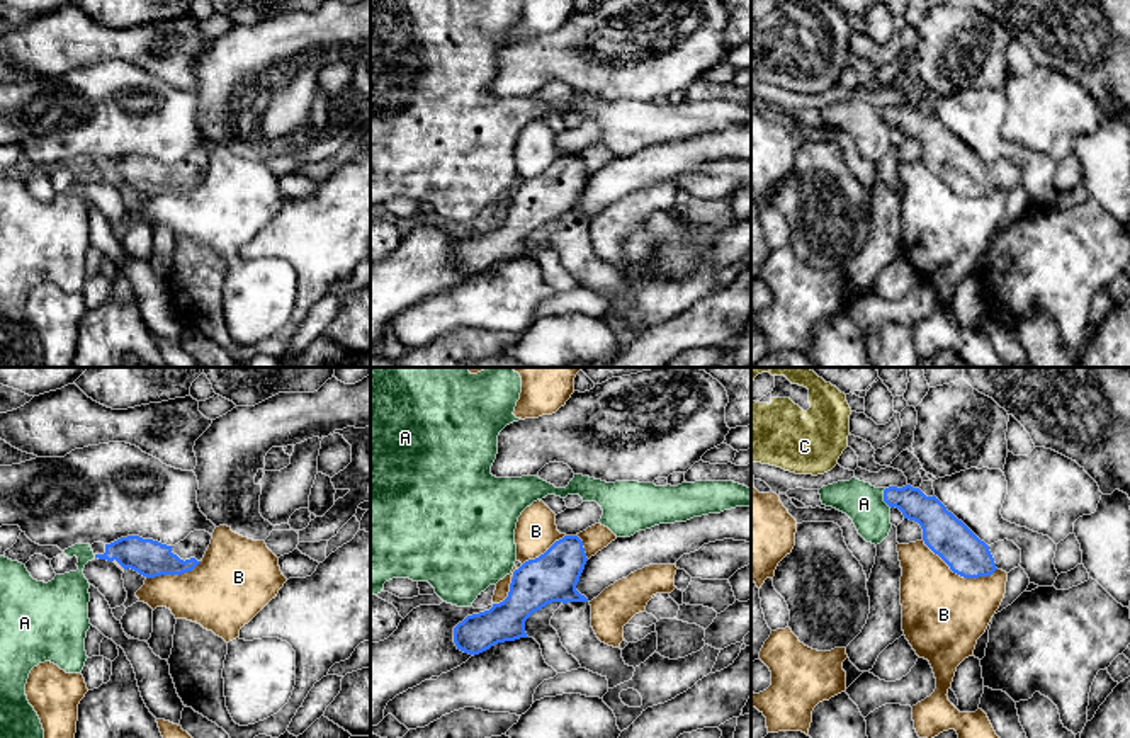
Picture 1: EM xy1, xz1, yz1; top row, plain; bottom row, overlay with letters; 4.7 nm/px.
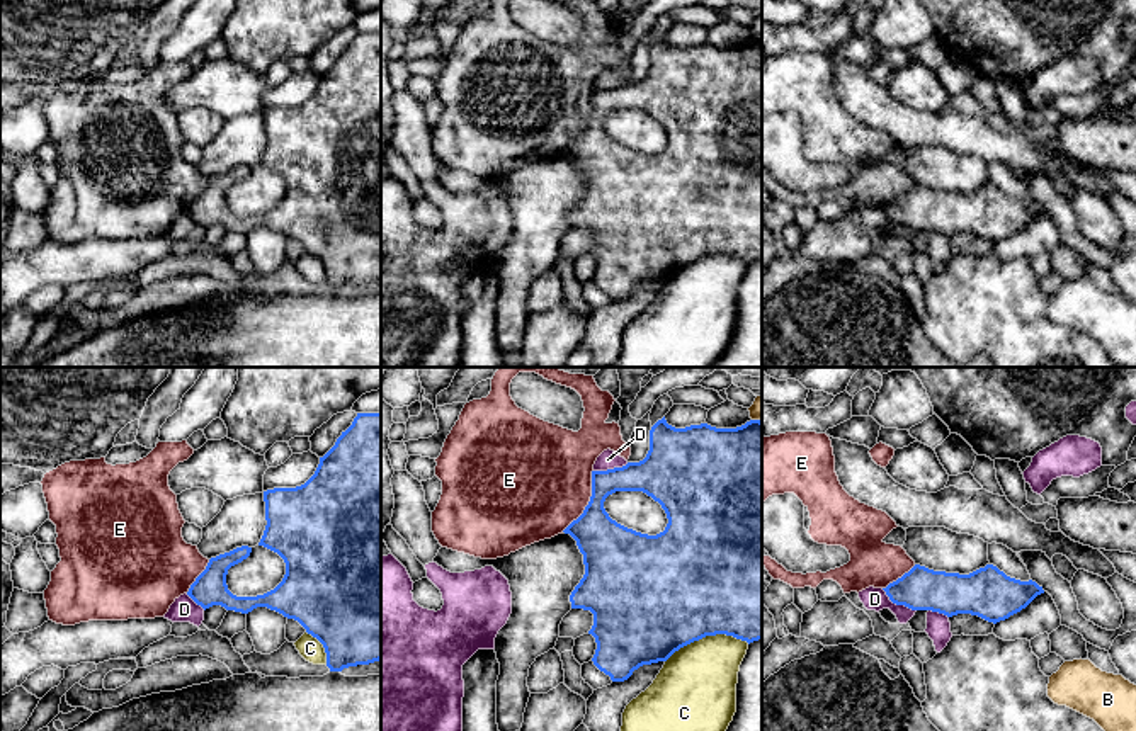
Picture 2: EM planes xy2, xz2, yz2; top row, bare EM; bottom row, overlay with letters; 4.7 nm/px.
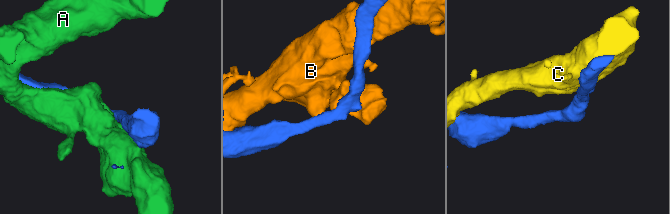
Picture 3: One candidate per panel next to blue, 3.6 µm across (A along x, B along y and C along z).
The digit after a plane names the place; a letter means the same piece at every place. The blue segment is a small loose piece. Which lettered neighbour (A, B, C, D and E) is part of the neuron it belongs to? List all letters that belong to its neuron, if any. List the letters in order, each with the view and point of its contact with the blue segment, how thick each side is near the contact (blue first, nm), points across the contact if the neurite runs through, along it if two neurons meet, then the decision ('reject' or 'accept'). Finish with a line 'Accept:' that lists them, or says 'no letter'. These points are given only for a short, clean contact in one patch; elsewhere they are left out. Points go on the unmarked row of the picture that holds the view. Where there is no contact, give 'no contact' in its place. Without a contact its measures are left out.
A: meets blue in yz1 at (884, 118); 150 nm thick on the blue side, 190 nm on the other; reject
B: meets blue in yz1 at (959, 193); 200 nm thick on the blue side, 400 nm on the other; reject
C: meets blue in xz2 at (706, 254); 500 nm thick on the blue side, 360 nm on the other; reject
D: meets blue in yz2 at (898, 223); 200 nm thick on the blue side, 110 nm on the other; reject
E: meets blue in xz2 at (589, 121); 260 nm thick on the blue side, 480 nm on the other; reject
Accept: no letter

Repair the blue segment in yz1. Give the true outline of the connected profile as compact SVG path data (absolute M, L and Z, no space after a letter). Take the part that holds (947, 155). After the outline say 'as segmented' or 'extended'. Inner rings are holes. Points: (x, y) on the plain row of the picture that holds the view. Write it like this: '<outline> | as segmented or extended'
M911 104L889 105L884 109L884 121L899 128L904 138L918 141L924 163L963 197L989 196L996 189L1009 192L1021 182L1021 168L1013 160L987 165L935 114L926 116Z | extended

